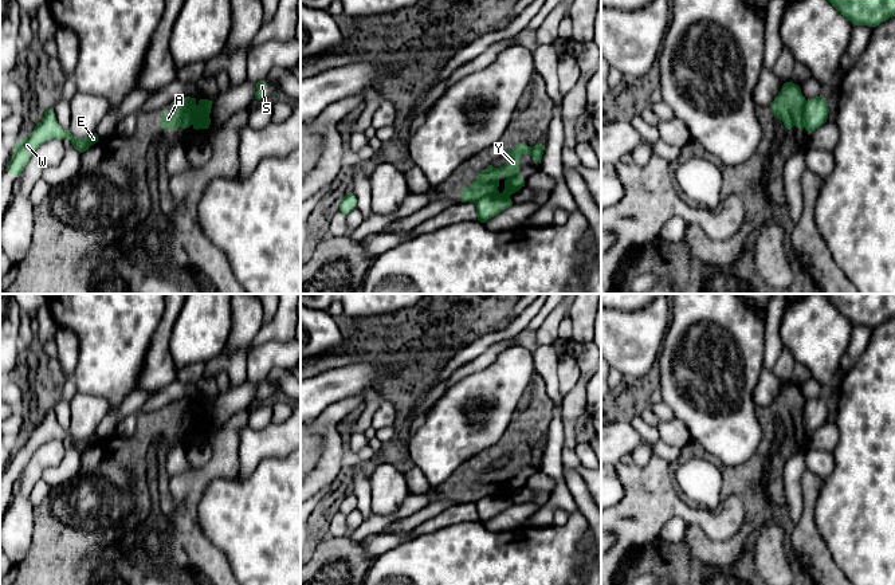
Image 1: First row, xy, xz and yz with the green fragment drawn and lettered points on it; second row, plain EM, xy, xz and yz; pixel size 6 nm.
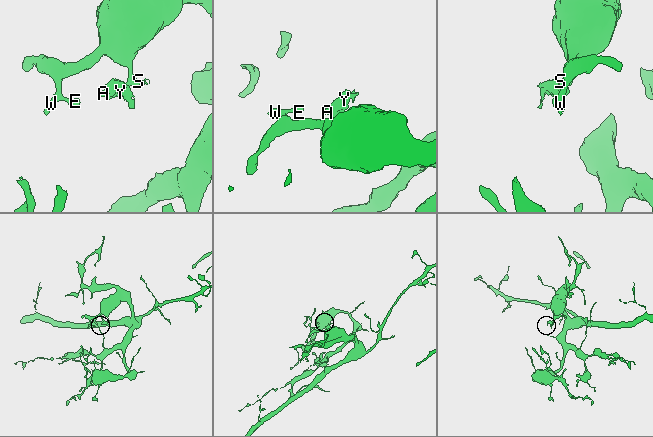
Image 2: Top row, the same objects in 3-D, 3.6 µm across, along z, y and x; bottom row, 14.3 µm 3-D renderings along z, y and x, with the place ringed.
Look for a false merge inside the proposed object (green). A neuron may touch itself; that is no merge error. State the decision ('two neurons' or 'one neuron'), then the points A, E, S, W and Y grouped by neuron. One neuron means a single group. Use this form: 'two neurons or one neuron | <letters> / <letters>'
two neurons | A Y / E S W

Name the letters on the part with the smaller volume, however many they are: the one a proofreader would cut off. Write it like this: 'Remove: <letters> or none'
Remove: A, Y

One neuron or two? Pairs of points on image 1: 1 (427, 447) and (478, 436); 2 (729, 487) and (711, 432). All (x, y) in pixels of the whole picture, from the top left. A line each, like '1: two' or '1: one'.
1: one
2: two

